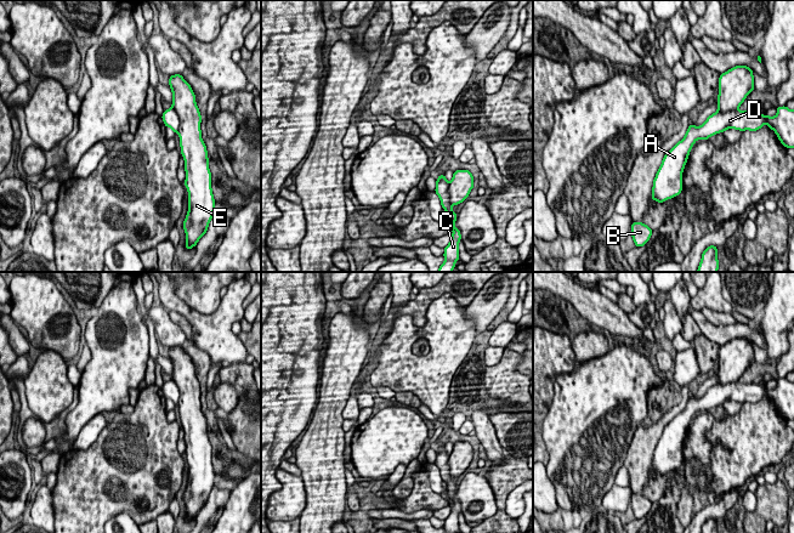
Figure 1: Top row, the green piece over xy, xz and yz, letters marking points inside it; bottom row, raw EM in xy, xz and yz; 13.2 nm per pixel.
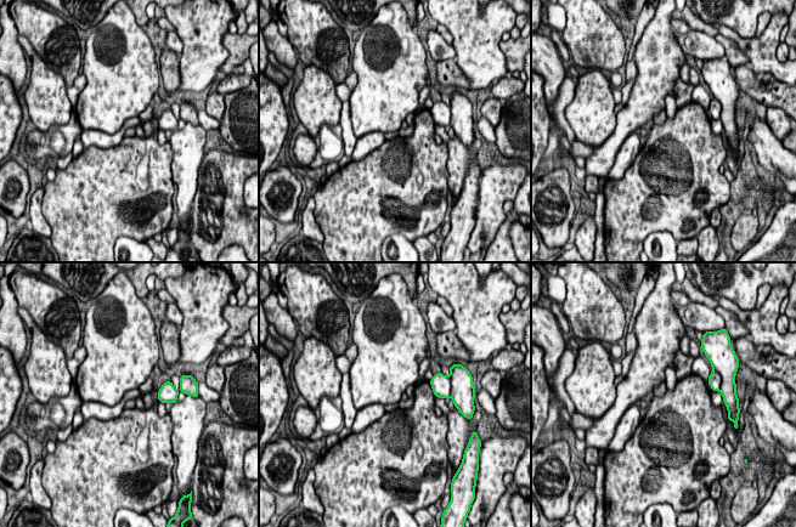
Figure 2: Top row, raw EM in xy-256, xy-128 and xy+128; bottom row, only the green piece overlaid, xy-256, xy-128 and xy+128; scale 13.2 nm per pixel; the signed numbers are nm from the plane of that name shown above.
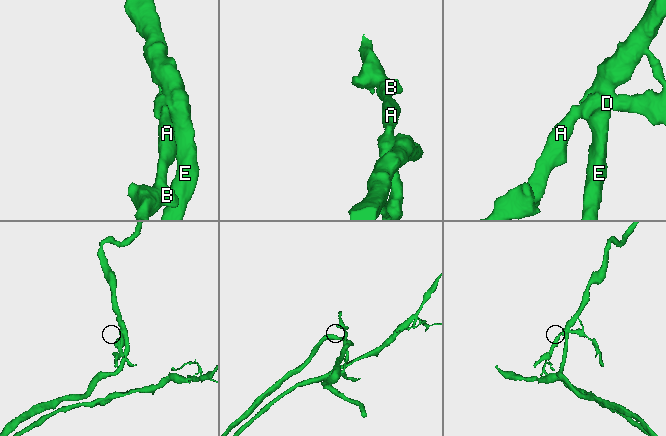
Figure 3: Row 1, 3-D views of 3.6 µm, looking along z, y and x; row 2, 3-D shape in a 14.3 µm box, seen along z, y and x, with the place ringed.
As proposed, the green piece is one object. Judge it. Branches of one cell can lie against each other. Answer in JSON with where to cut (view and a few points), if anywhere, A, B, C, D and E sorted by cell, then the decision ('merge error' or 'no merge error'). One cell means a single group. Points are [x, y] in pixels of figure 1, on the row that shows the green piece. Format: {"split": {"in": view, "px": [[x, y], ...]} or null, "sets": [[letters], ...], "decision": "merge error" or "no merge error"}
{"split": {"in": "xy", "px": [[171, 107], [179, 118], [177, 131]]}, "sets": [["A", "B", "C", "D"], ["E"]], "decision": "merge error"}

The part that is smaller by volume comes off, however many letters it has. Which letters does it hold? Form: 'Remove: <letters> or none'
Remove: A, B, C, D

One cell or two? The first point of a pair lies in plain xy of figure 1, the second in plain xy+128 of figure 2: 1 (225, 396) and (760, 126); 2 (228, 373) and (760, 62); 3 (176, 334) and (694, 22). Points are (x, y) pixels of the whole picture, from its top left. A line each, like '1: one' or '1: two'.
1: two
2: two
3: two

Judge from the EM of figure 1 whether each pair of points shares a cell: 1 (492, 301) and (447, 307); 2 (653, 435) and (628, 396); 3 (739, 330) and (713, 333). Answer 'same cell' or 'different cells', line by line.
1: different cells
2: different cells
3: same cell

